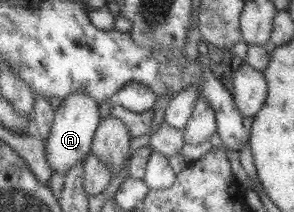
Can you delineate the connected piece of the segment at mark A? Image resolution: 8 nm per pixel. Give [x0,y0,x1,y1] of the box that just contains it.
[46,90,99,176]

